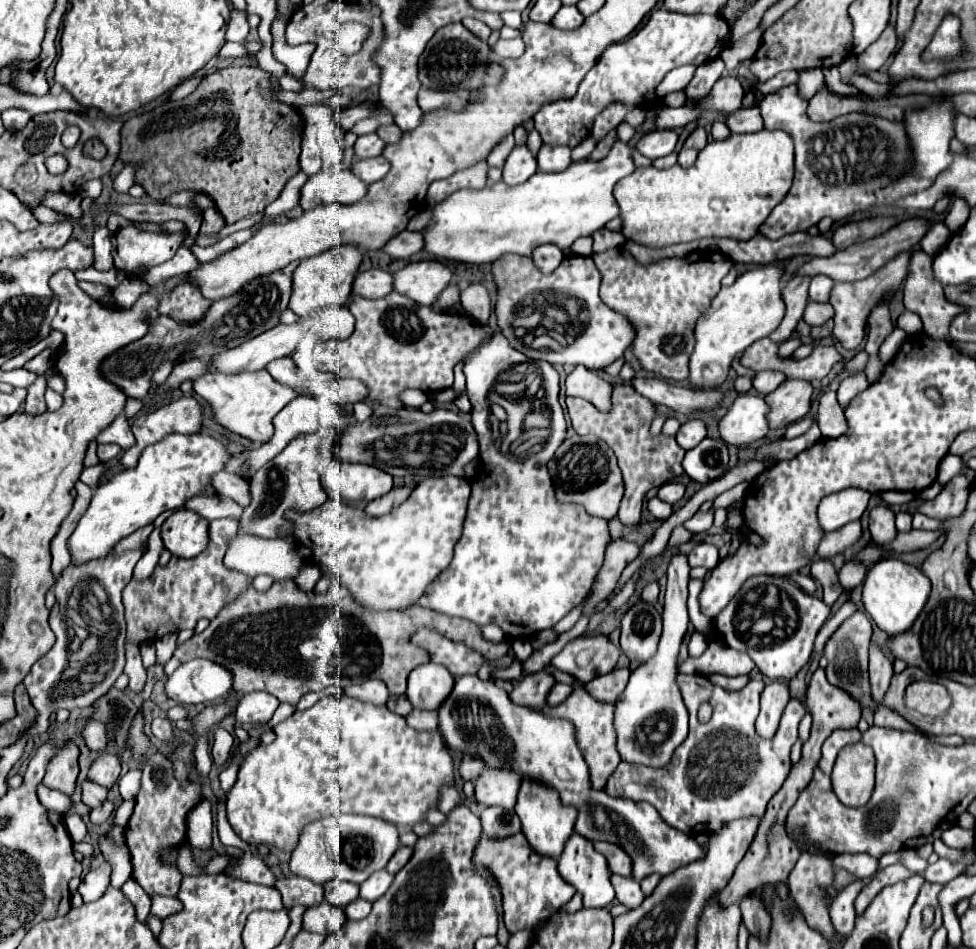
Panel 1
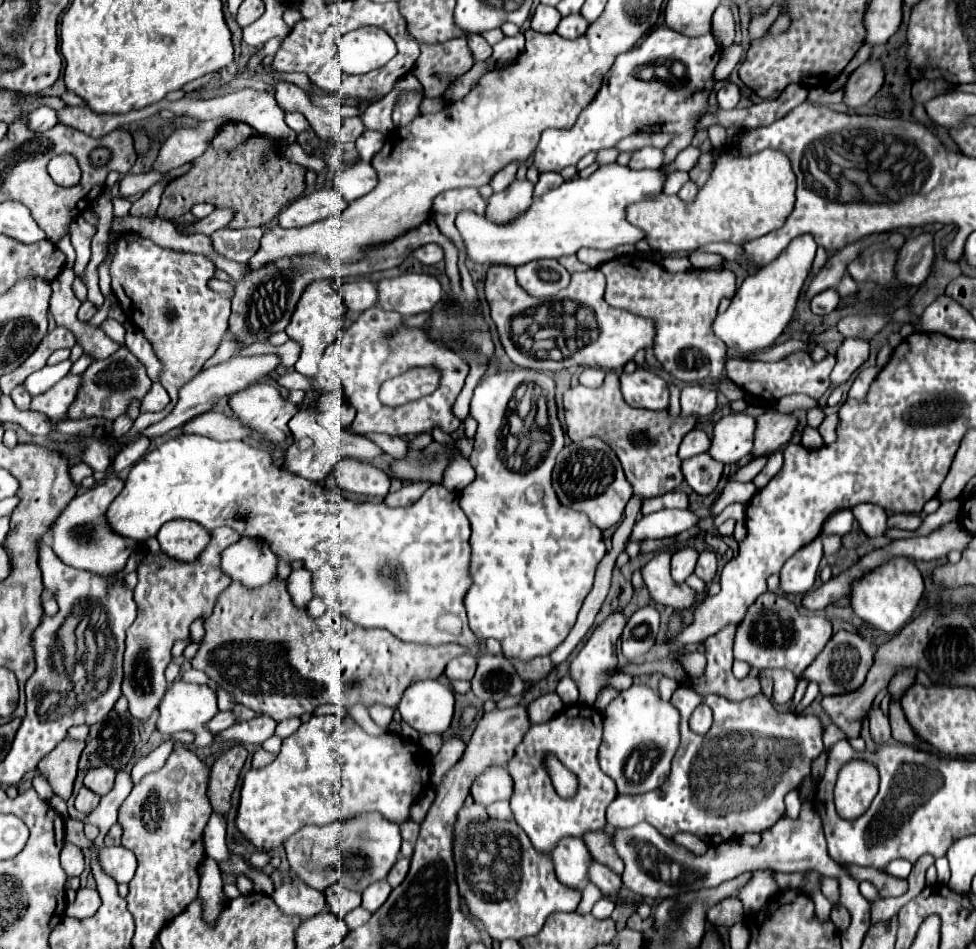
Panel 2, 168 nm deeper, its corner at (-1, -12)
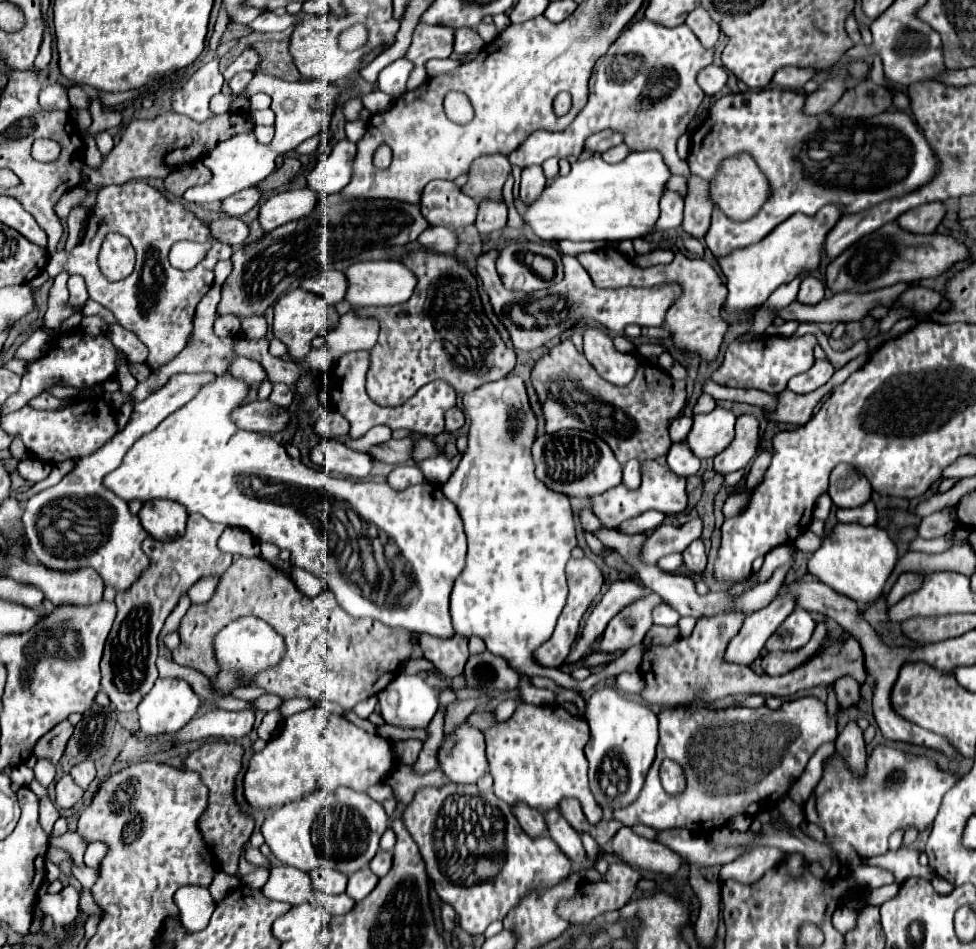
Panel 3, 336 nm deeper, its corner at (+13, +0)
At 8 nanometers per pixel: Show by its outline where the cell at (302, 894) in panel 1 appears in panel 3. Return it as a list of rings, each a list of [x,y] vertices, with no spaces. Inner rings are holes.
[[[279,865],[271,869],[271,877],[265,883],[263,893],[275,901],[301,905],[313,895],[313,887],[305,871],[299,871],[287,865]]]

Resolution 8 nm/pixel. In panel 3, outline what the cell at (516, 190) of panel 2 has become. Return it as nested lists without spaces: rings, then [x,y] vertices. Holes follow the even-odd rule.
[[[485,199],[479,203],[479,215],[475,221],[479,233],[491,235],[495,231],[505,229],[505,225],[507,225],[507,205],[503,201]]]

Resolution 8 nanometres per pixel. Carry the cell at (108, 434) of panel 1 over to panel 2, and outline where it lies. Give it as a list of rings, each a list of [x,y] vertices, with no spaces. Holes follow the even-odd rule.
[[[133,233],[119,237],[111,263],[111,287],[125,315],[137,329],[143,331],[153,345],[155,355],[161,359],[161,385],[171,397],[171,403],[163,411],[141,413],[123,435],[125,441],[139,437],[149,425],[165,419],[177,405],[179,389],[191,381],[201,371],[201,365],[219,349],[227,333],[231,301],[229,297],[207,289],[207,281],[213,277],[213,271],[215,265],[203,255],[163,249]]]

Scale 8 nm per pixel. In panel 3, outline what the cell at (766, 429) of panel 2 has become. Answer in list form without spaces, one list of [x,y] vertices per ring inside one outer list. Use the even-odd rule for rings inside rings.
[[[753,415],[737,417],[735,439],[729,443],[725,451],[721,451],[713,459],[713,469],[719,475],[727,475],[743,469],[757,453],[759,441],[759,421]]]

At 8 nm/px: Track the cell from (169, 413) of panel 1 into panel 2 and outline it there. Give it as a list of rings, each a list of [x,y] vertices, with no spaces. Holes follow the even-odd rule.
[[[207,411],[207,413],[201,413],[193,419],[189,419],[187,423],[181,425],[181,433],[205,435],[205,437],[211,437],[217,441],[243,439],[243,437],[251,435],[251,431],[247,431],[247,427],[243,427],[237,419],[227,417],[219,411]]]

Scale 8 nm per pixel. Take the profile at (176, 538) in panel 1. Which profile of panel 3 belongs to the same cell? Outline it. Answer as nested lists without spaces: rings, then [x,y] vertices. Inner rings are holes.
[[[151,499],[145,501],[139,517],[143,515],[143,529],[155,539],[175,539],[185,533],[187,511],[181,503],[173,503],[169,499]]]

